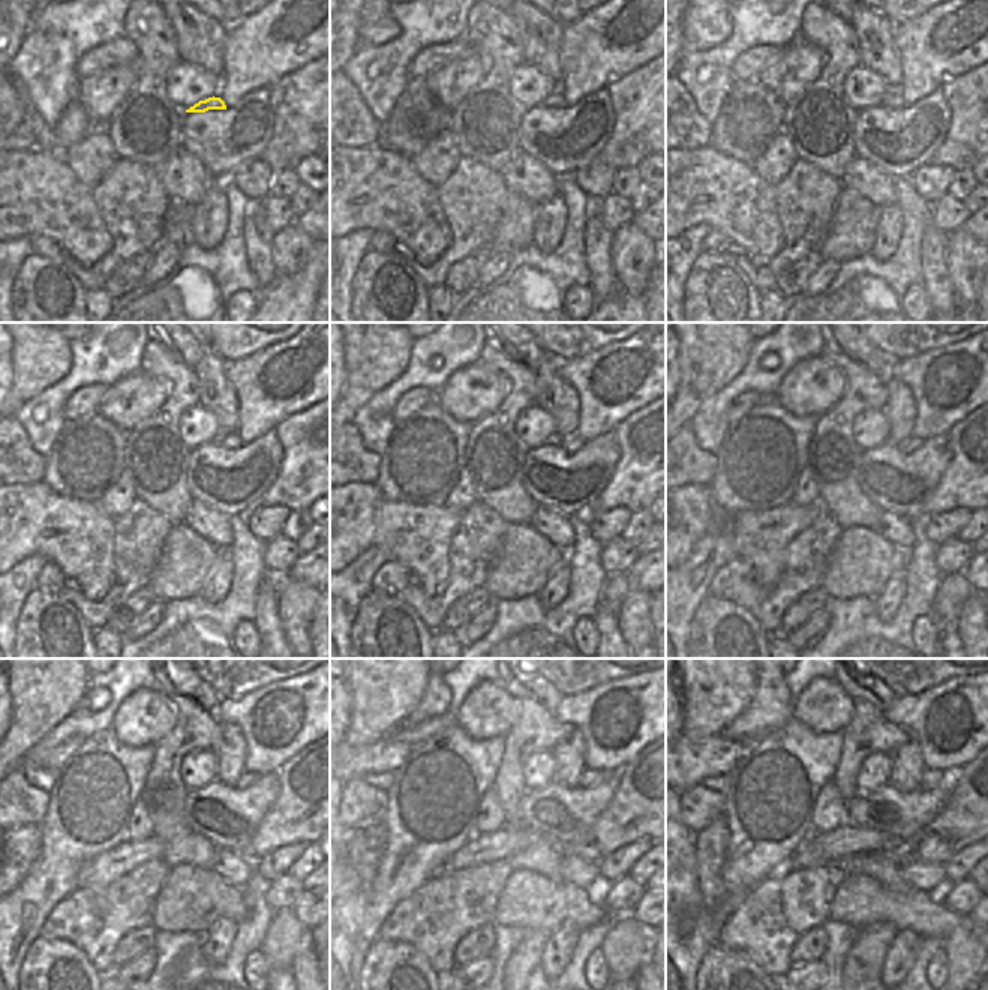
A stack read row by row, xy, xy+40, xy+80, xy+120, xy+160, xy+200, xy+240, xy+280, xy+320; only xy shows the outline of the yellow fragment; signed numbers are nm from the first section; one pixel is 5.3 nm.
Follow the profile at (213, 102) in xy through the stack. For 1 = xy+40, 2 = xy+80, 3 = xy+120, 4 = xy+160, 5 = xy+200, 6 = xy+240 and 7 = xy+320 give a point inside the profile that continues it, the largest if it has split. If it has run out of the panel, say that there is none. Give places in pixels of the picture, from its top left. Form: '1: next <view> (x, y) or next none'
1: next xy+40 (555, 101)
2: next xy+80 (892, 101)
3: next xy+120 (228, 440)
4: next xy+160 (570, 443)
5: next xy+200 (910, 444)
6: next xy+240 (246, 779)
7: next xy+320 (930, 779)

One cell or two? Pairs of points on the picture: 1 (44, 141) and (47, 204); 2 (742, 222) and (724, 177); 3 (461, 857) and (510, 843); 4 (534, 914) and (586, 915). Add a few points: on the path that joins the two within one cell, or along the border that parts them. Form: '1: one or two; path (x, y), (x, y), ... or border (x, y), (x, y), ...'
1: two; border (36, 147), (50, 149)
2: one; path (742, 212), (741, 203), (726, 188)
3: one; path (473, 852), (498, 845)
4: one; path (547, 914), (573, 914)

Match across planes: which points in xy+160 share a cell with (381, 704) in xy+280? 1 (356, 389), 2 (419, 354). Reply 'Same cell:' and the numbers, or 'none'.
Same cell: 1

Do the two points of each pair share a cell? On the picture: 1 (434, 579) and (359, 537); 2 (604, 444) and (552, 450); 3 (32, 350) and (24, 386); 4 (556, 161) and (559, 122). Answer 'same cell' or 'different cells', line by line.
1: same cell
2: same cell
3: same cell
4: same cell

